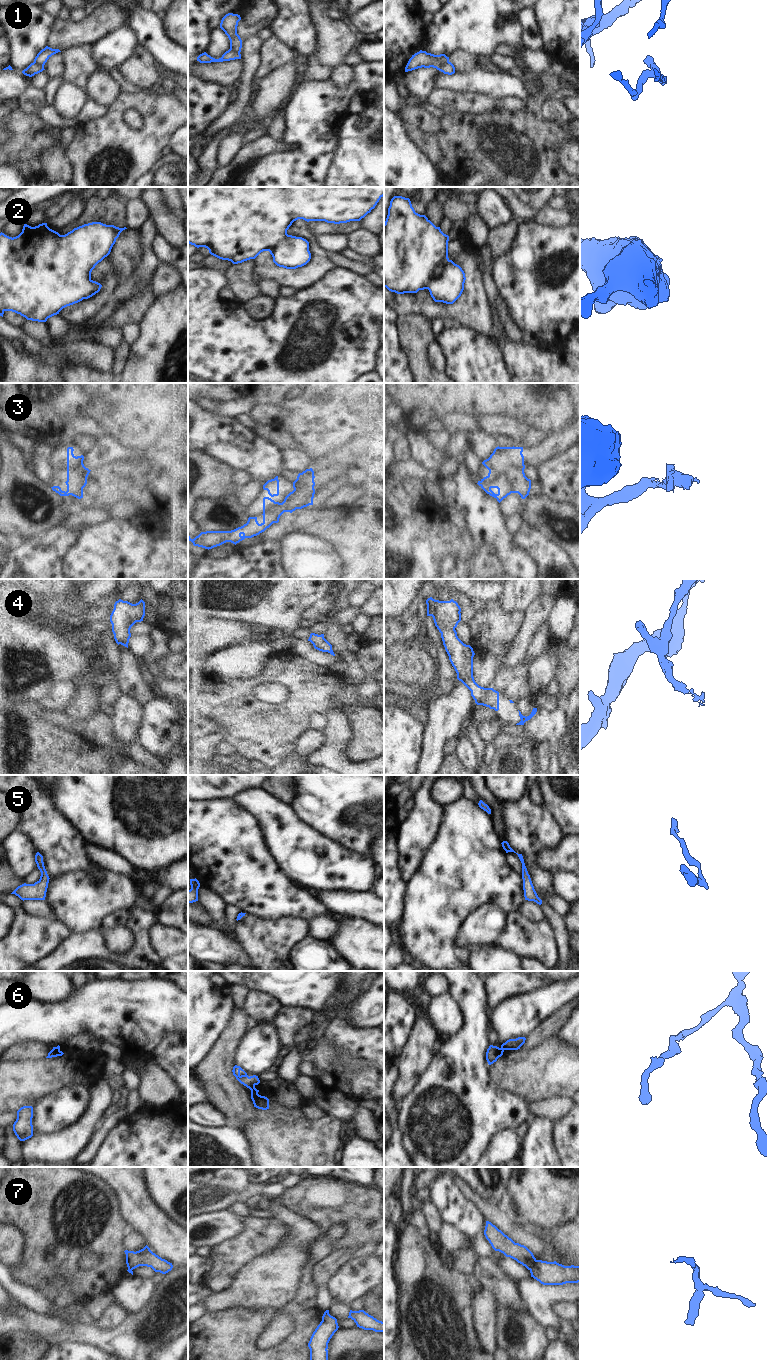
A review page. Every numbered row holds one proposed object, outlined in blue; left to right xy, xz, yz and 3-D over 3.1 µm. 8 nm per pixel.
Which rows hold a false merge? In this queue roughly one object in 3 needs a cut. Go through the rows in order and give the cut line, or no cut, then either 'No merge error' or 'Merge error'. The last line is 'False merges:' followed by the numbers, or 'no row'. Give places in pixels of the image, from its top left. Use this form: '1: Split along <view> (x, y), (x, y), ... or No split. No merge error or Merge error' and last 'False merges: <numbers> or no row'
1: Split along yz (448, 61), (439, 70). Merge error
2: No split. No merge error
3: No split. No merge error
4: No split. No merge error
5: No split. No merge error
6: Split along xz (254, 1087), (250, 1089). Merge error
7: Split along yz (536, 1260), (529, 1269). Merge error
False merges: 1, 6, 7.

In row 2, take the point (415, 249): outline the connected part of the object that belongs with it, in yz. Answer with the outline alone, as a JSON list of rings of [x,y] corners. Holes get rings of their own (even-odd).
[[[394,196],[384,223],[384,287],[397,294],[428,289],[435,302],[453,304],[464,290],[466,277],[448,258],[448,241],[440,227],[415,212],[409,198]]]

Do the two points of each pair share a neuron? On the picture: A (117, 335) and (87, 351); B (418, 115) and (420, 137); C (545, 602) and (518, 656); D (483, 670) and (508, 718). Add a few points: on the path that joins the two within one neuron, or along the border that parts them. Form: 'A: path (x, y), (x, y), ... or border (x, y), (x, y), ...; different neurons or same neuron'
A: border (93, 342), (110, 347), (113, 350); different neurons
B: border (408, 125), (413, 125), (434, 137); different neurons
C: path (534, 615), (521, 643); same neuron
D: border (473, 672), (473, 678), (480, 686), (491, 688); different neurons

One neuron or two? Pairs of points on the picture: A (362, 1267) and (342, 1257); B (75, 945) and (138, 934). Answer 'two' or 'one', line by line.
A: two
B: one

